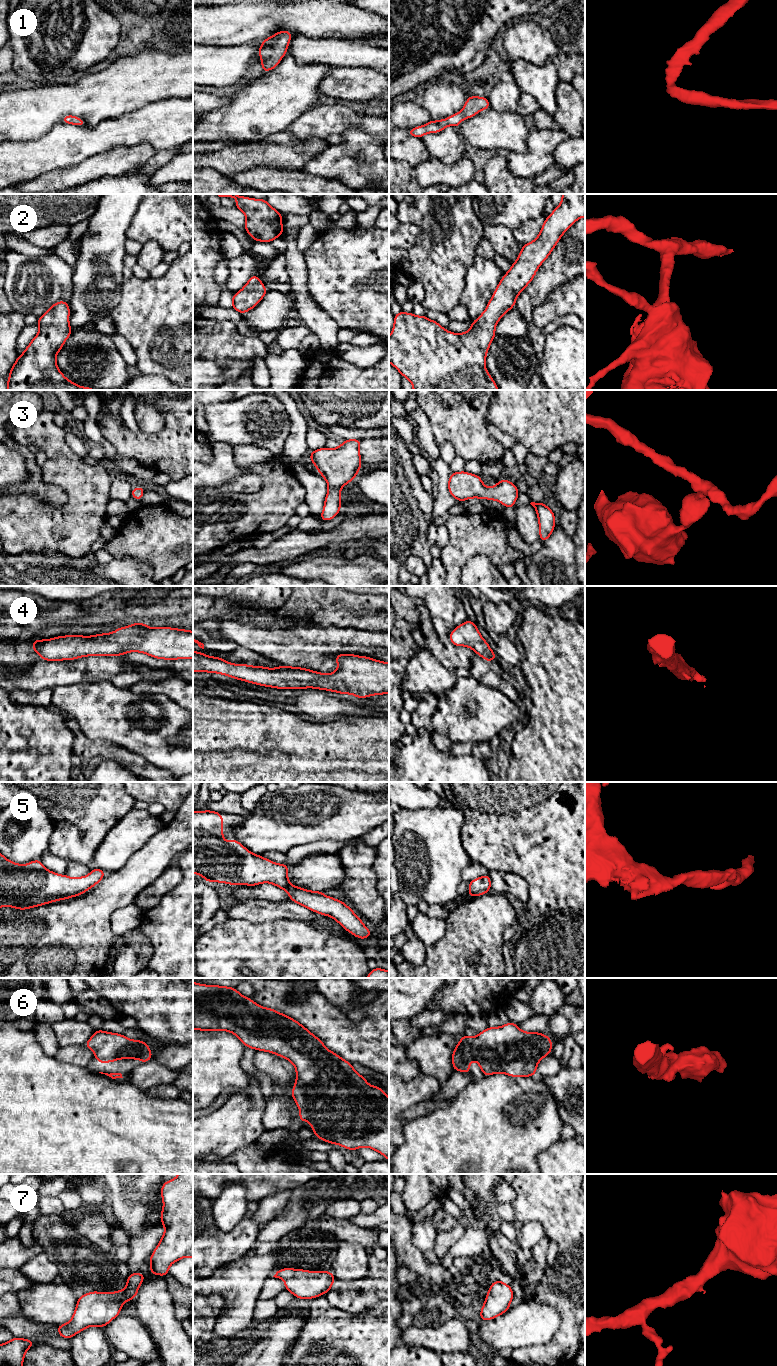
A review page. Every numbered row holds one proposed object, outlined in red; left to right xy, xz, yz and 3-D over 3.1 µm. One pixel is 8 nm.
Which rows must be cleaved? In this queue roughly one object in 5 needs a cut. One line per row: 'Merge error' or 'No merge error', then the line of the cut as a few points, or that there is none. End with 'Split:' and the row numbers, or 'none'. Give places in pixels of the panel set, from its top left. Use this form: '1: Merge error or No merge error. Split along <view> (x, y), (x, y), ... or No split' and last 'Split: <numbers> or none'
1: No merge error. No split
2: No merge error. No split
3: No merge error. No split
4: No merge error. No split
5: No merge error. No split
6: No merge error. No split
7: No merge error. No split
Split: none

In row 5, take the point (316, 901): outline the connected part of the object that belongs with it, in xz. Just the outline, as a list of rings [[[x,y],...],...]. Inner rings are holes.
[[[193,811],[193,874],[200,874],[207,882],[220,882],[229,885],[255,886],[271,883],[285,890],[291,901],[311,911],[335,919],[346,931],[359,939],[373,936],[350,907],[343,901],[326,896],[320,891],[309,891],[296,887],[287,877],[289,866],[278,864],[255,855],[247,850],[238,840],[223,840],[223,816],[216,811]]]

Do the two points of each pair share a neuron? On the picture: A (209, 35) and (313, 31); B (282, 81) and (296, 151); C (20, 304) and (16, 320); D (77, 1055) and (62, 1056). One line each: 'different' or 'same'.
A: same
B: different
C: different
D: same

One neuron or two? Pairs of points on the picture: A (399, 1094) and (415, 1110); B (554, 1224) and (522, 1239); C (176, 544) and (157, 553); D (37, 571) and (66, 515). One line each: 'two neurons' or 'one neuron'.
A: two neurons
B: two neurons
C: one neuron
D: two neurons

